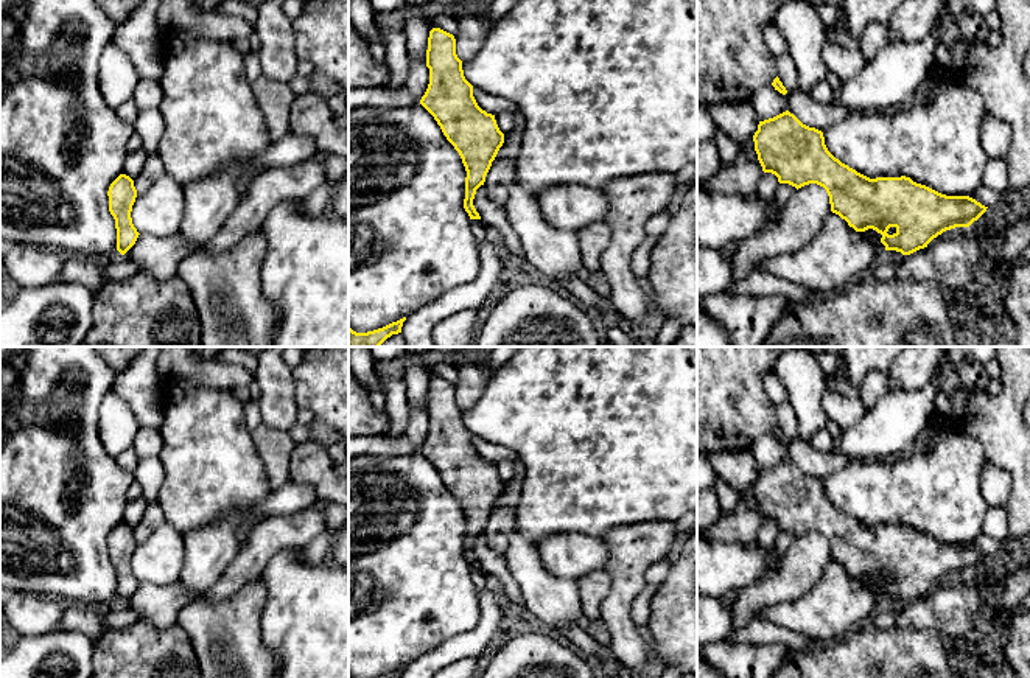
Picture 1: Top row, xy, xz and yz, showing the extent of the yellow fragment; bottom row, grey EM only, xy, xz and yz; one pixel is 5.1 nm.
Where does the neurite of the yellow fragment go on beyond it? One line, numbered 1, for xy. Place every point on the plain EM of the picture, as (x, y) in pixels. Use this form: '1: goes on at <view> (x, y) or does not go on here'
1: does not go on here

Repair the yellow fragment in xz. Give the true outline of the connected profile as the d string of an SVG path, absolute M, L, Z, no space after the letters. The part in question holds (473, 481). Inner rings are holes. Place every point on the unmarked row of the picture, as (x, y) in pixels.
M440 376L429 379L426 415L429 432L420 453L459 501L467 519L464 557L470 568L481 568L473 547L504 491L504 482L495 463L478 454L473 434L465 428L462 409L456 403L453 383Z

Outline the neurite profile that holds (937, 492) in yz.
M935 415L929 420L927 428L934 432L927 449L898 462L854 460L823 479L825 493L836 507L870 527L906 524L941 543L966 544L982 533L983 518L990 508L980 490L980 473L988 462L985 448L966 432L962 418L952 421Z

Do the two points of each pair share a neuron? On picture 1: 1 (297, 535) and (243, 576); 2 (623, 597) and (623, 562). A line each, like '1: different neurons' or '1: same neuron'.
1: same neuron
2: same neuron

